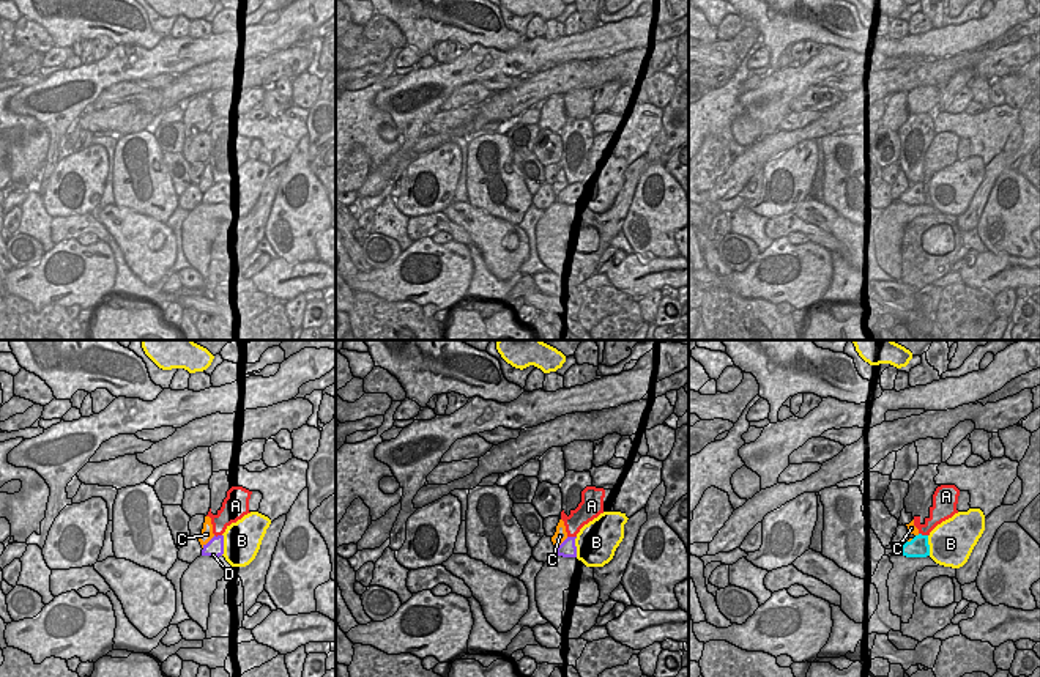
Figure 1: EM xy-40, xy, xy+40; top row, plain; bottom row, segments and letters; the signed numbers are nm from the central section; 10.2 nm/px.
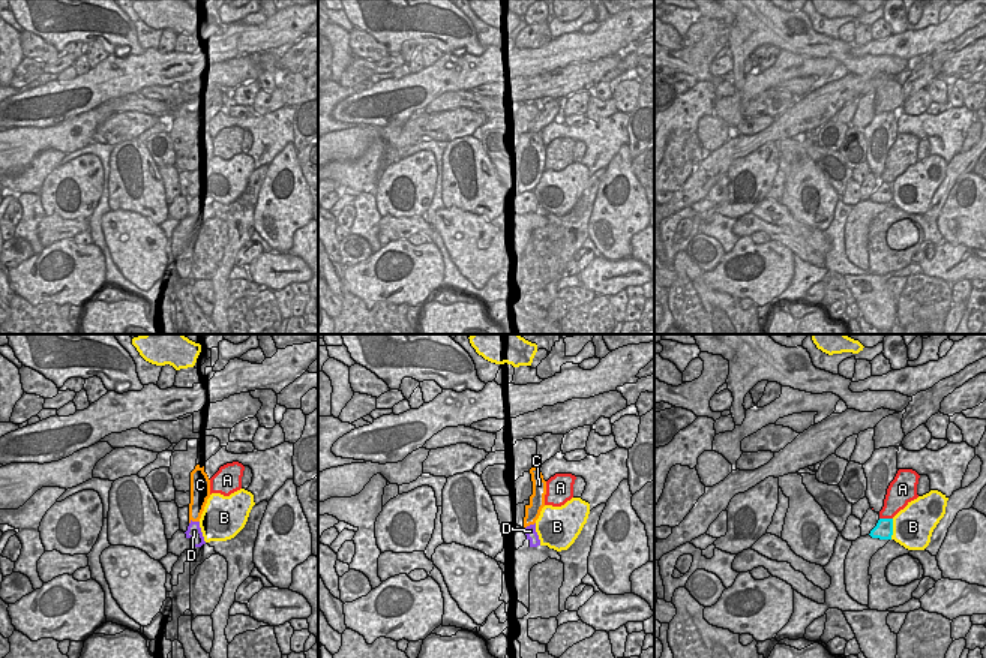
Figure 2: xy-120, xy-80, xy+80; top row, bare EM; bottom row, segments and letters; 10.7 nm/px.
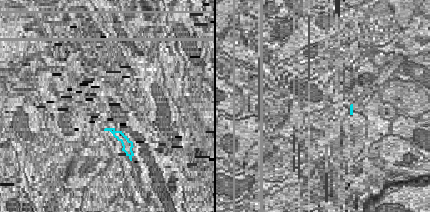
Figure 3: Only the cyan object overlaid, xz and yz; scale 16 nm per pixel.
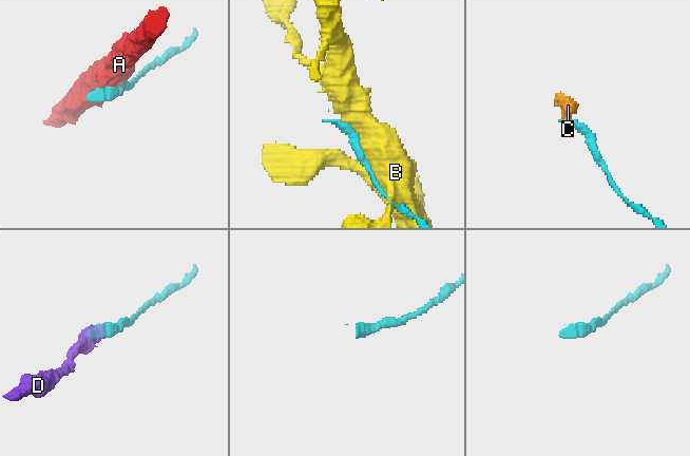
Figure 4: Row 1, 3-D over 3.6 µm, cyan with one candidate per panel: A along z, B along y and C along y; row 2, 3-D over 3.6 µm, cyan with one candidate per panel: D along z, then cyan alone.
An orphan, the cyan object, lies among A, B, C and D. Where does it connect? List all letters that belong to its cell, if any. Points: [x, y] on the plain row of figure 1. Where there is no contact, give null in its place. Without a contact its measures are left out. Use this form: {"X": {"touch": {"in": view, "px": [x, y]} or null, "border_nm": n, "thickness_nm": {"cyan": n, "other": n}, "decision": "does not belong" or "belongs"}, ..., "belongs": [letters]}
{"A": {"touch": {"in": "xy+40", "px": [924, 183]}, "border_nm": 100, "thickness_nm": {"cyan": 200, "other": 160}, "decision": "does not belong"}, "B": {"touch": {"in": "xy+40", "px": [928, 192]}, "border_nm": 220, "thickness_nm": {"cyan": 200, "other": 440}, "decision": "does not belong"}, "C": {"touch": {"in": "xy+40", "px": [911, 188]}, "border_nm": 70, "thickness_nm": {"cyan": 200, "other": 30}, "decision": "does not belong"}, "D": {"touch": null, "decision": "belongs"}, "belongs": ["D"]}

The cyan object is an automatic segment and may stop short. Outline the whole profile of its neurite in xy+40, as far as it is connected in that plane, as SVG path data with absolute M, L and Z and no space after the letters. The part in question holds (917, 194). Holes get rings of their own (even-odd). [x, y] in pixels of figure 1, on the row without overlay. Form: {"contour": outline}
{"contour": "M916 183L911 189L906 189L901 197L901 203L906 205L927 205L930 203L928 183Z"}

